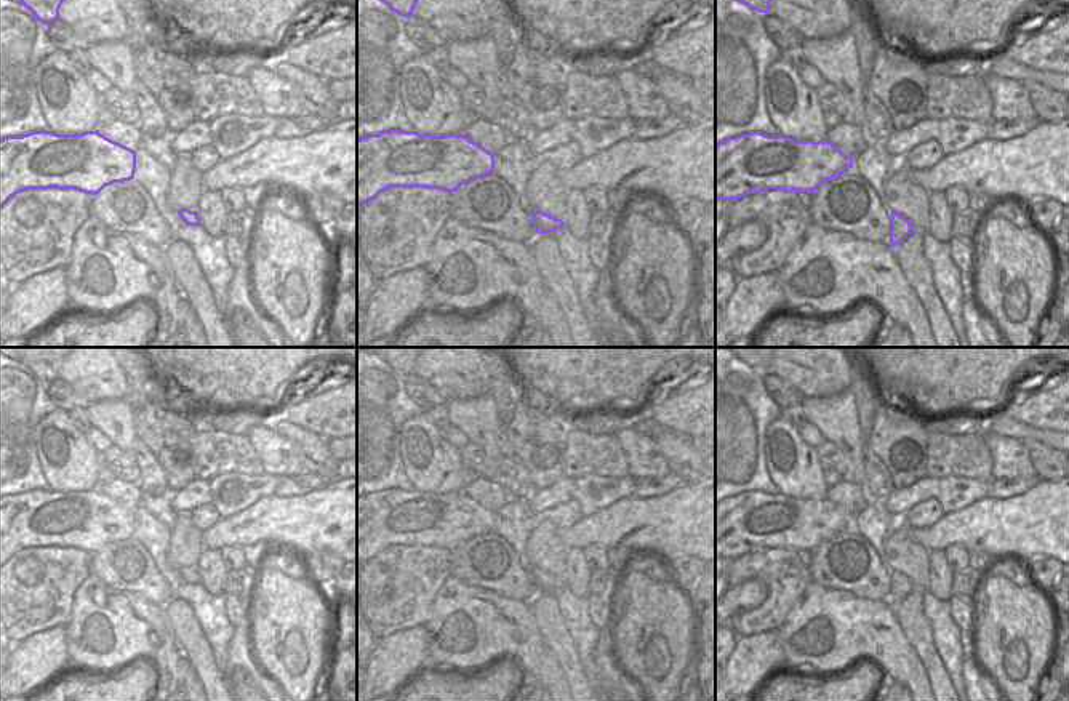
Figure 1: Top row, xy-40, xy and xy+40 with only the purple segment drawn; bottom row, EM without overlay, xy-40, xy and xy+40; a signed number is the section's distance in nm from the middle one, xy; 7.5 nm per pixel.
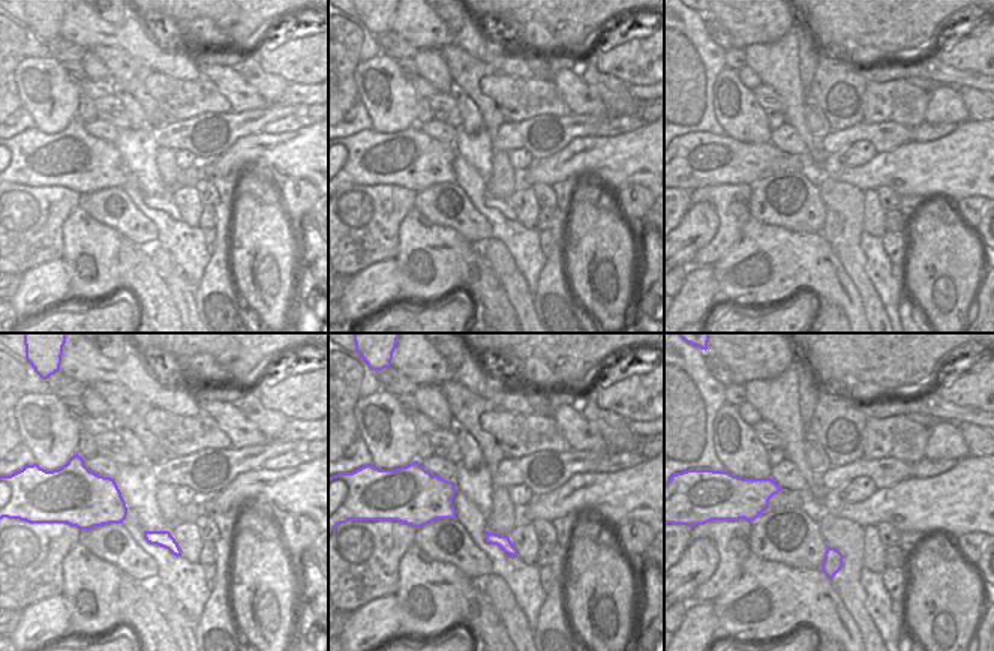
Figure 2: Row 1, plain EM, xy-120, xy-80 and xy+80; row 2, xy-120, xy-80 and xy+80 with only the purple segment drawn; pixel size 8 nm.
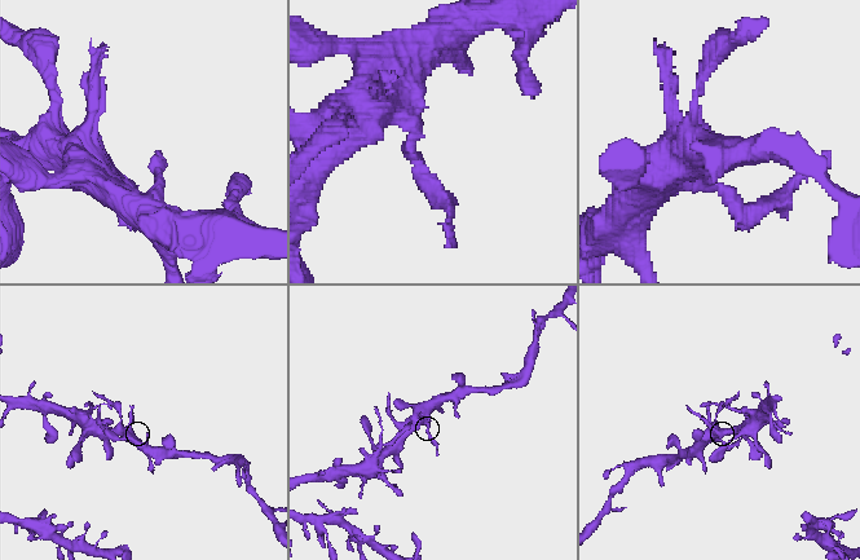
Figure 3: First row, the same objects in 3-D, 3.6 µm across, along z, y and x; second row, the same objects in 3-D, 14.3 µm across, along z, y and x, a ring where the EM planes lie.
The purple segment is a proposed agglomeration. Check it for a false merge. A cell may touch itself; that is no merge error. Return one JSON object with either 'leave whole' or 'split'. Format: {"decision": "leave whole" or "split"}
{"decision": "split"}

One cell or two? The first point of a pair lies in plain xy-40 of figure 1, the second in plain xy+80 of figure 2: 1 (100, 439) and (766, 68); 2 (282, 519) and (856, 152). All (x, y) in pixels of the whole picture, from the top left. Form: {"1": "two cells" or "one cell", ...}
{"1": "two cells", "2": "two cells"}

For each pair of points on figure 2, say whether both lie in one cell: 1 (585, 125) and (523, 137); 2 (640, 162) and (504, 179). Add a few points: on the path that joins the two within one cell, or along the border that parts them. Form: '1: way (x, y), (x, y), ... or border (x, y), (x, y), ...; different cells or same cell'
1: way (570, 132), (561, 141), (538, 141); same cell
2: border (514, 171), (516, 189); different cells

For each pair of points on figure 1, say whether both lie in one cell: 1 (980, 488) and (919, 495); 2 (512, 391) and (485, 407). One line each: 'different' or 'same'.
1: same
2: different

